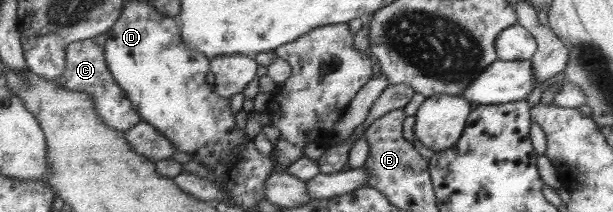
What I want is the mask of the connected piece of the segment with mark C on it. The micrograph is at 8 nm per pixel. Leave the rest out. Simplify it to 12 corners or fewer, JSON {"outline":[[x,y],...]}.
{"outline":[[71,42],[55,82],[94,99],[117,132],[142,122],[106,66],[103,45]]}

